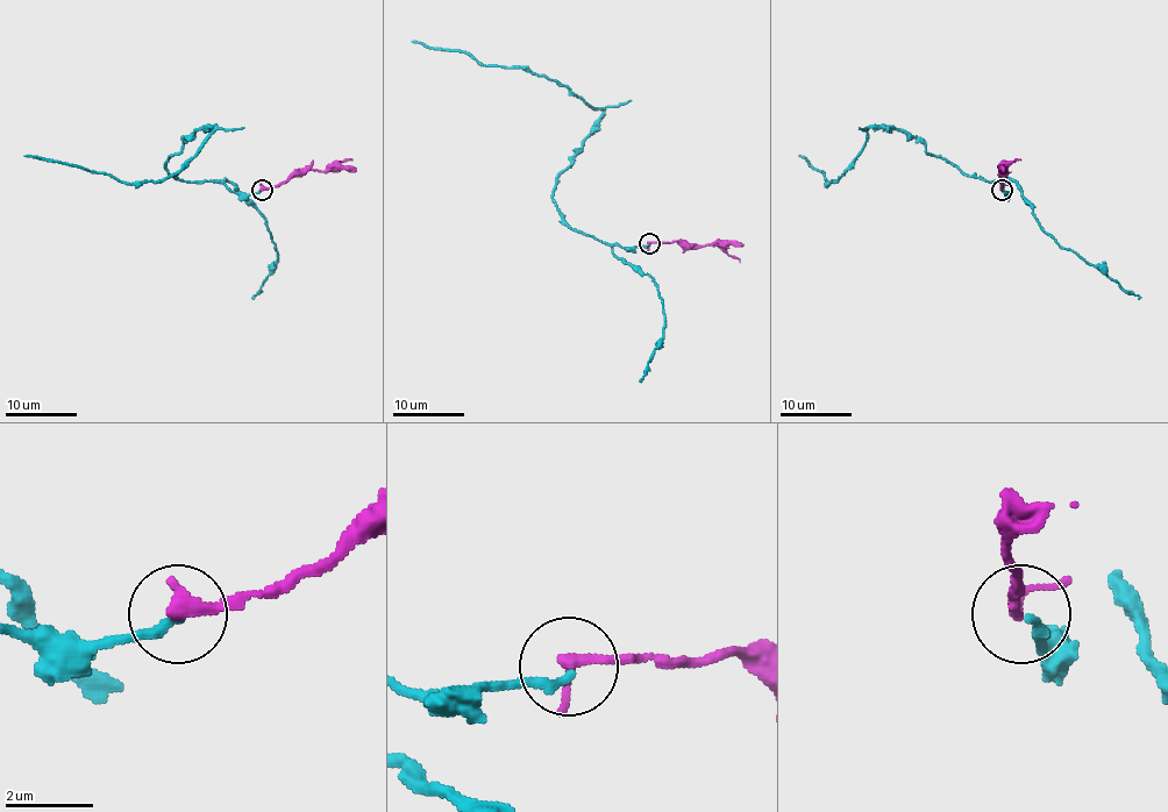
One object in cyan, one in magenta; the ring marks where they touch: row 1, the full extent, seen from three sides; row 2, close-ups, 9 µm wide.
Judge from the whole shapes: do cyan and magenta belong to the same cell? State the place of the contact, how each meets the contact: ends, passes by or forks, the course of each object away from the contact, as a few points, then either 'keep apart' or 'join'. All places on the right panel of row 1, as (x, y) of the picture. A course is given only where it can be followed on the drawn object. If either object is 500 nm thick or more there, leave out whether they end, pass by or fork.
place (1002, 190); cyan ends; magenta passes by; course cyan (1002, 189), (904, 132), (870, 127), (835, 182), (799, 155); course magenta (1002, 189), (1004, 170), (1020, 158); keep apart

